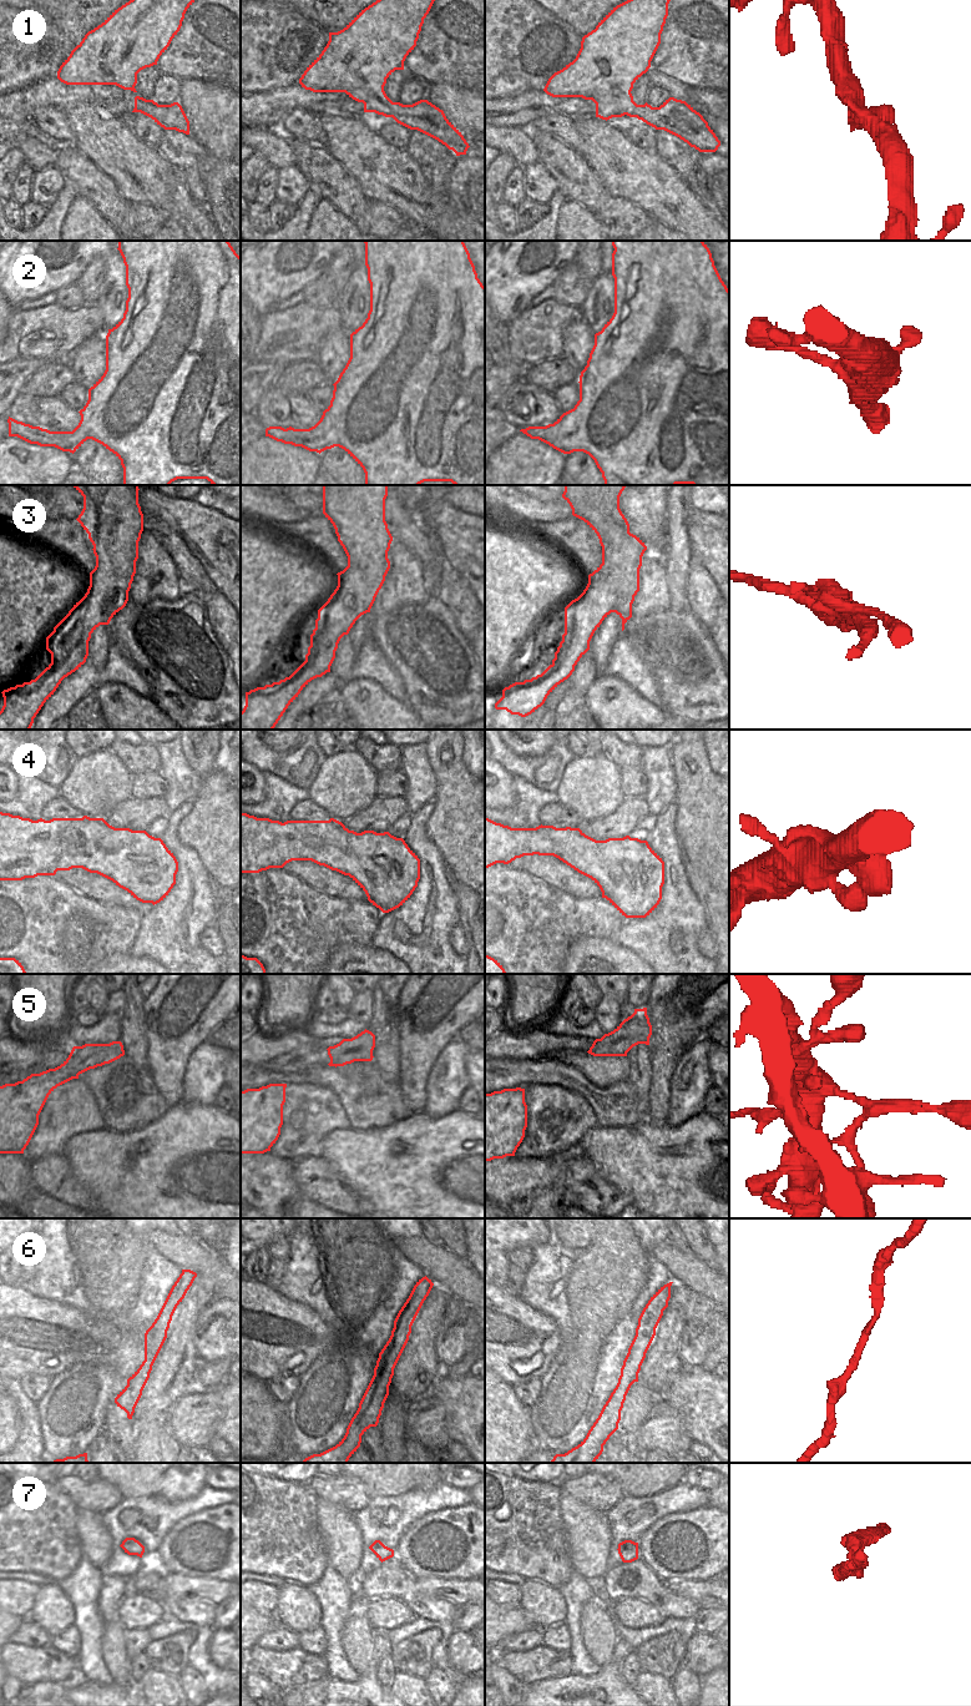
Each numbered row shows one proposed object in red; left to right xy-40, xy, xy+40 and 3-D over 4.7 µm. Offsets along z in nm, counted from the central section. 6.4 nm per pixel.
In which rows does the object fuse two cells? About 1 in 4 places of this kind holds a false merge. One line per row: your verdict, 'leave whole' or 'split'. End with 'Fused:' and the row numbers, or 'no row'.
1: leave whole
2: leave whole
3: split
4: leave whole
5: leave whole
6: leave whole
7: leave whole
Fused: 3

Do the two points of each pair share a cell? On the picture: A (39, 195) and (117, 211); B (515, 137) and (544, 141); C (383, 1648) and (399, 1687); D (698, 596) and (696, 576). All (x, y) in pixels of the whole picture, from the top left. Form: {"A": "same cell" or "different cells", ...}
{"A": "different cells", "B": "different cells", "C": "different cells", "D": "same cell"}

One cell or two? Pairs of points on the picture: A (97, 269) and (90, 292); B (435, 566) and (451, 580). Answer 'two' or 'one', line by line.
A: one
B: two

